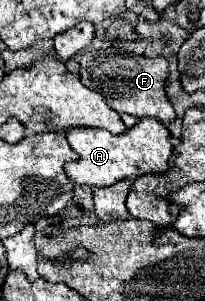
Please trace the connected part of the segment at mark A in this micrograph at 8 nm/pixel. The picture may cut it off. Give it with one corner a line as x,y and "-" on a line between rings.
149,117
139,119
139,123
123,135
113,135
105,129
69,129
67,141
73,151
79,153
79,161
67,163
65,173
73,183
89,187
109,187
121,179
135,179
147,173
165,173
167,161
173,153
169,129

